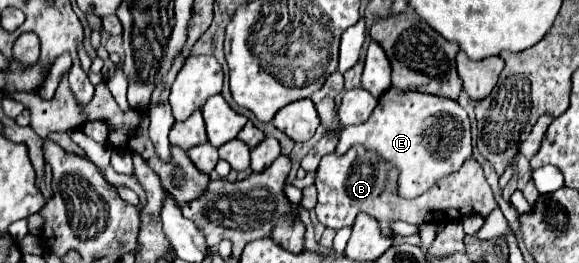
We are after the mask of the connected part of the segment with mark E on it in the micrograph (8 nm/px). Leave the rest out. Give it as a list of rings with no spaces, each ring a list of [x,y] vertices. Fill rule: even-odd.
[[[390,87],[380,99],[370,115],[370,119],[356,127],[344,127],[336,145],[336,155],[344,155],[352,145],[364,145],[368,151],[376,153],[382,161],[390,163],[398,171],[398,187],[396,193],[404,199],[414,199],[426,193],[440,179],[458,171],[472,157],[472,137],[470,137],[470,119],[468,113],[460,107],[458,101],[448,97],[438,97],[420,91],[400,91]]]

